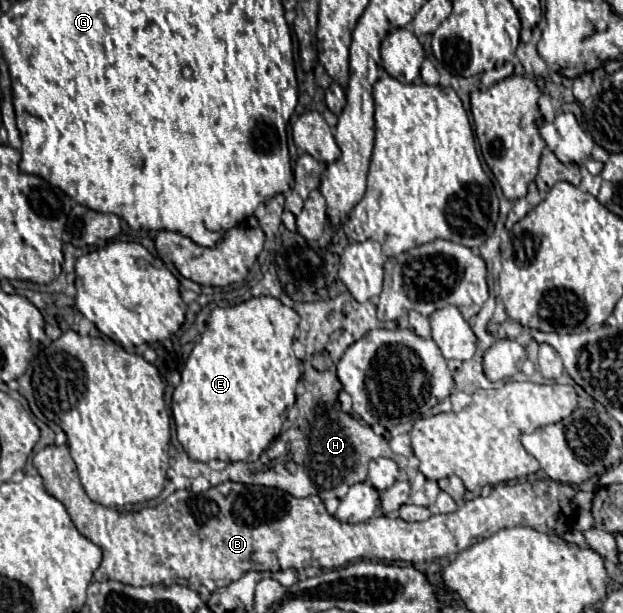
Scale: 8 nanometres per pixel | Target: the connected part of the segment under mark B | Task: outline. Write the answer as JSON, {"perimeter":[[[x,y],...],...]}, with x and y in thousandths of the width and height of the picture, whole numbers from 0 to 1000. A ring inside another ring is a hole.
{"perimeter":[[[74,728],[55,744],[55,760],[71,780],[74,799],[106,825],[128,871],[164,894],[167,914],[154,933],[154,946],[189,946],[209,956],[276,956],[305,943],[305,959],[321,972],[334,972],[385,946],[398,930],[446,933],[494,923],[533,930],[575,910],[668,920],[729,907],[806,861],[848,858],[902,874],[925,848],[918,822],[921,796],[883,780],[864,783],[864,790],[799,790],[787,809],[742,819],[732,835],[697,838],[684,852],[597,842],[591,852],[555,855],[530,842],[510,809],[472,812],[443,796],[408,796],[379,786],[340,793],[324,806],[286,799],[283,819],[270,812],[254,825],[220,835],[191,835],[138,809],[109,728]]]}

